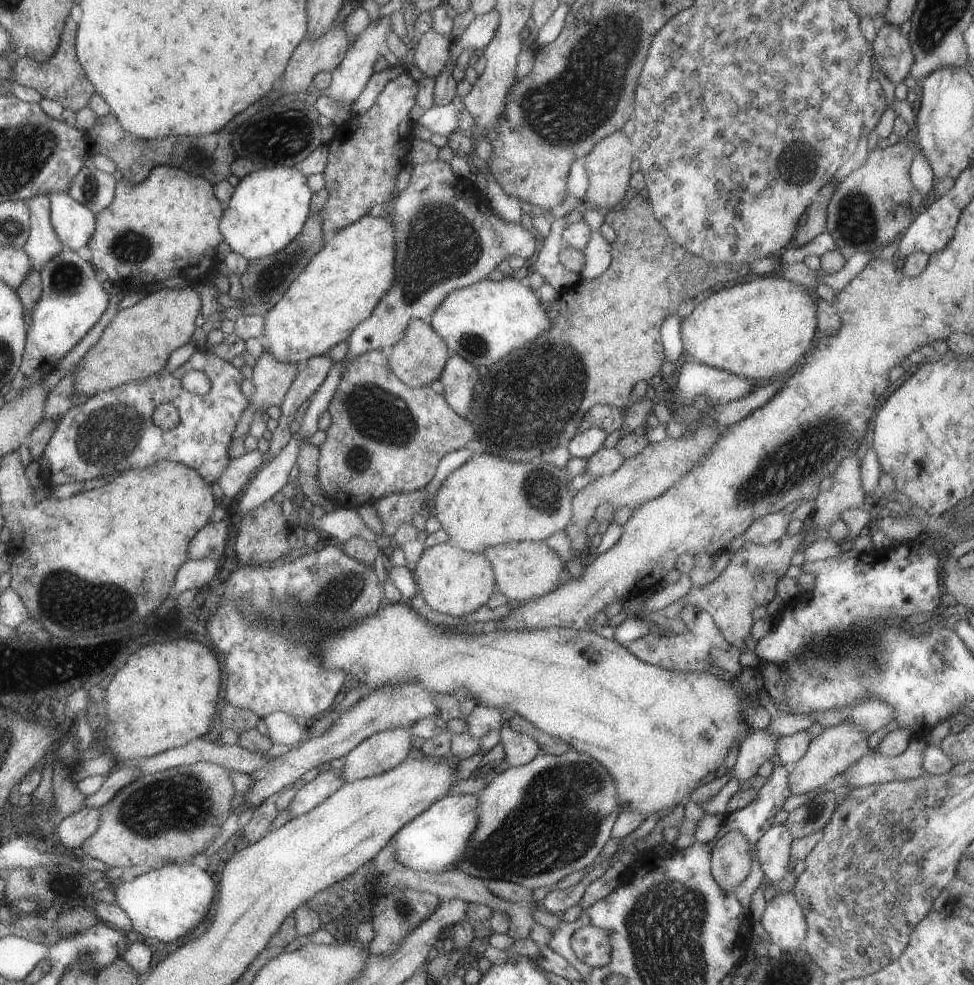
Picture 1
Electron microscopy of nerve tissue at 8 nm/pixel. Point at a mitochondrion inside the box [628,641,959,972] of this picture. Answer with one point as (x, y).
(868, 903)

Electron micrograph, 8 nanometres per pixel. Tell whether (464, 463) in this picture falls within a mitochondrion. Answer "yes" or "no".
no

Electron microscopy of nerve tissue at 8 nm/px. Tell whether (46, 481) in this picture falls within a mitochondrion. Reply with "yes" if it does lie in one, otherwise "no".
no

